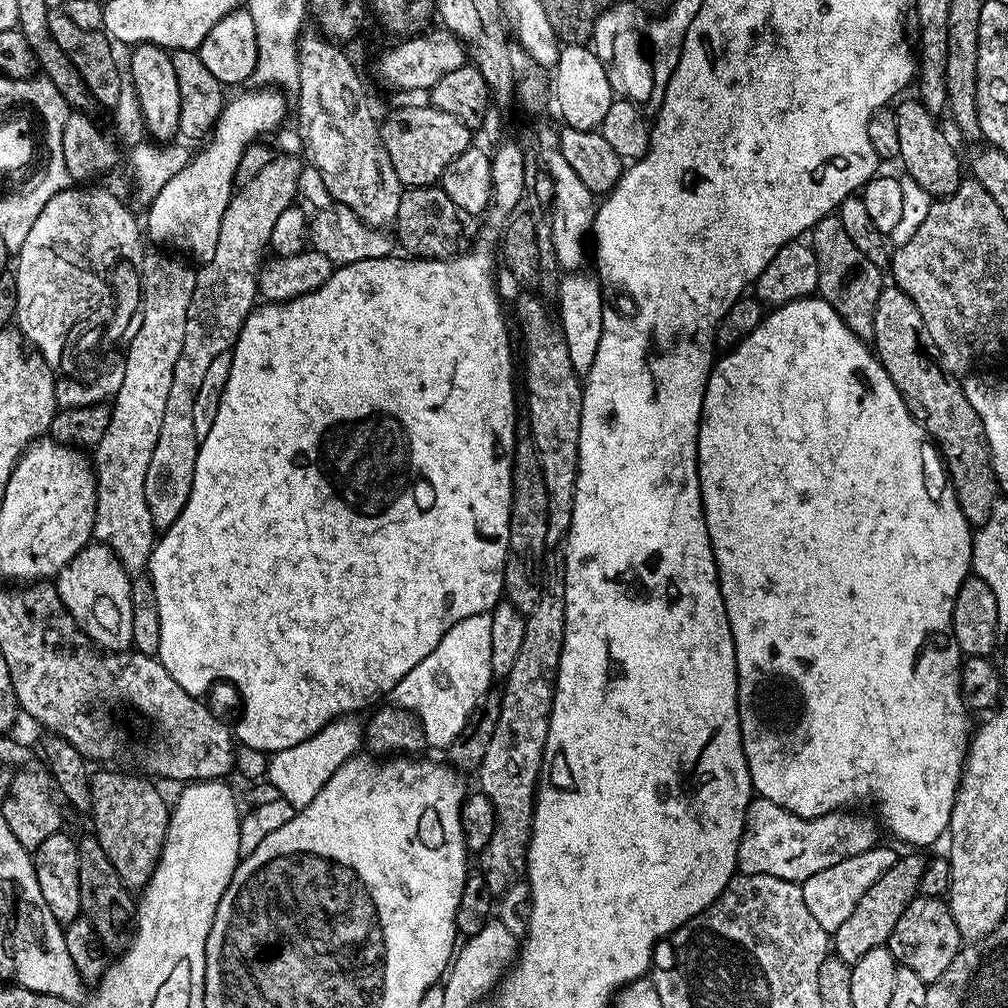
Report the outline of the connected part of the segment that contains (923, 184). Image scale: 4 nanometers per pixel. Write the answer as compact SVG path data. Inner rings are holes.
M901 99L895 105L898 122L899 159L904 160L904 168L913 180L916 188L926 190L933 198L943 198L958 190L962 173L960 173L960 156L948 136L936 125L937 117L920 101ZM901 103L901 104L900 104ZM900 104L900 105L899 105Z

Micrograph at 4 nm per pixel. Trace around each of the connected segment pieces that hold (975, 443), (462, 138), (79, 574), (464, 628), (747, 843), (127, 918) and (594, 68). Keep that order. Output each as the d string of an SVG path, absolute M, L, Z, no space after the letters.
M885 286L880 292L878 306L874 310L874 351L880 358L880 364L890 374L890 382L898 386L898 394L906 402L910 414L924 427L924 431L932 437L948 479L952 481L952 489L956 491L958 506L962 506L962 514L966 514L969 524L979 526L988 521L998 499L998 485L992 452L988 449L988 439L982 426L982 418L970 406L964 393L965 385L957 377L951 376L940 363L940 348L934 346L934 338L930 338L930 330L926 330L926 322L922 322L922 314L918 314L918 306L914 306L912 299L895 286Z
M428 102L412 104L409 108L396 108L385 120L383 117L380 124L380 140L386 154L390 154L394 174L398 174L404 188L436 184L443 177L446 166L450 166L458 154L473 147L472 136L473 129L454 118L454 114L446 114L446 110L433 108Z
M99 542L89 543L87 548L83 548L80 553L71 560L69 564L65 566L64 569L61 570L60 575L55 577L54 583L56 585L56 589L58 590L58 594L62 598L62 602L68 608L68 613L70 613L76 621L80 624L80 629L88 635L89 640L92 641L93 644L99 645L101 649L104 650L124 650L129 647L132 643L131 636L131 586L132 586L133 577L129 572L124 569L122 566L122 562L117 558L115 552L111 552L111 550L106 547L106 545Z
M483 612L462 618L462 622L450 626L442 642L438 642L438 646L434 646L434 650L430 650L430 654L426 654L426 658L422 658L414 670L410 670L410 674L406 674L406 678L402 678L402 682L398 682L390 694L391 703L410 710L419 718L424 739L431 747L433 744L440 750L447 749L448 744L462 734L476 703L483 700L493 687L494 677L490 666L491 621L491 615Z
M753 799L740 835L737 869L745 876L766 874L774 878L806 881L818 874L818 870L826 870L826 866L834 866L846 858L854 858L854 854L877 847L877 821L873 820L859 816L856 810L841 810L803 820L790 814L790 810L782 810L782 806L774 806L774 802Z
M95 834L79 837L76 845L78 854L78 890L80 891L80 910L83 919L89 920L94 926L96 937L105 949L123 950L127 948L130 939L130 929L134 924L134 896L130 889L118 878L118 870L114 870L110 858L106 858L106 850L98 842Z
M567 44L560 50L559 60L552 78L554 104L563 118L562 121L572 129L595 131L605 120L606 113L616 99L615 92L606 76L605 67L597 57L595 49L589 45Z

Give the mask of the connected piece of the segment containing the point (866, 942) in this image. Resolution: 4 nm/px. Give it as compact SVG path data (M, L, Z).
M901 855L896 864L890 866L890 870L886 870L886 874L882 874L882 878L878 878L878 882L866 890L866 894L862 894L850 918L846 918L846 922L842 922L831 937L831 947L839 960L854 965L858 958L870 954L870 950L887 945L894 926L898 926L898 918L902 918L906 906L910 906L919 893L925 863L925 857Z

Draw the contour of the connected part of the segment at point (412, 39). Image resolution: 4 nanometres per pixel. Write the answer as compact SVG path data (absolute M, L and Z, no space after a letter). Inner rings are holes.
M443 26L433 32L421 31L401 39L401 44L388 48L376 60L376 76L388 88L401 88L404 92L427 93L445 74L451 74L466 63L463 41Z

